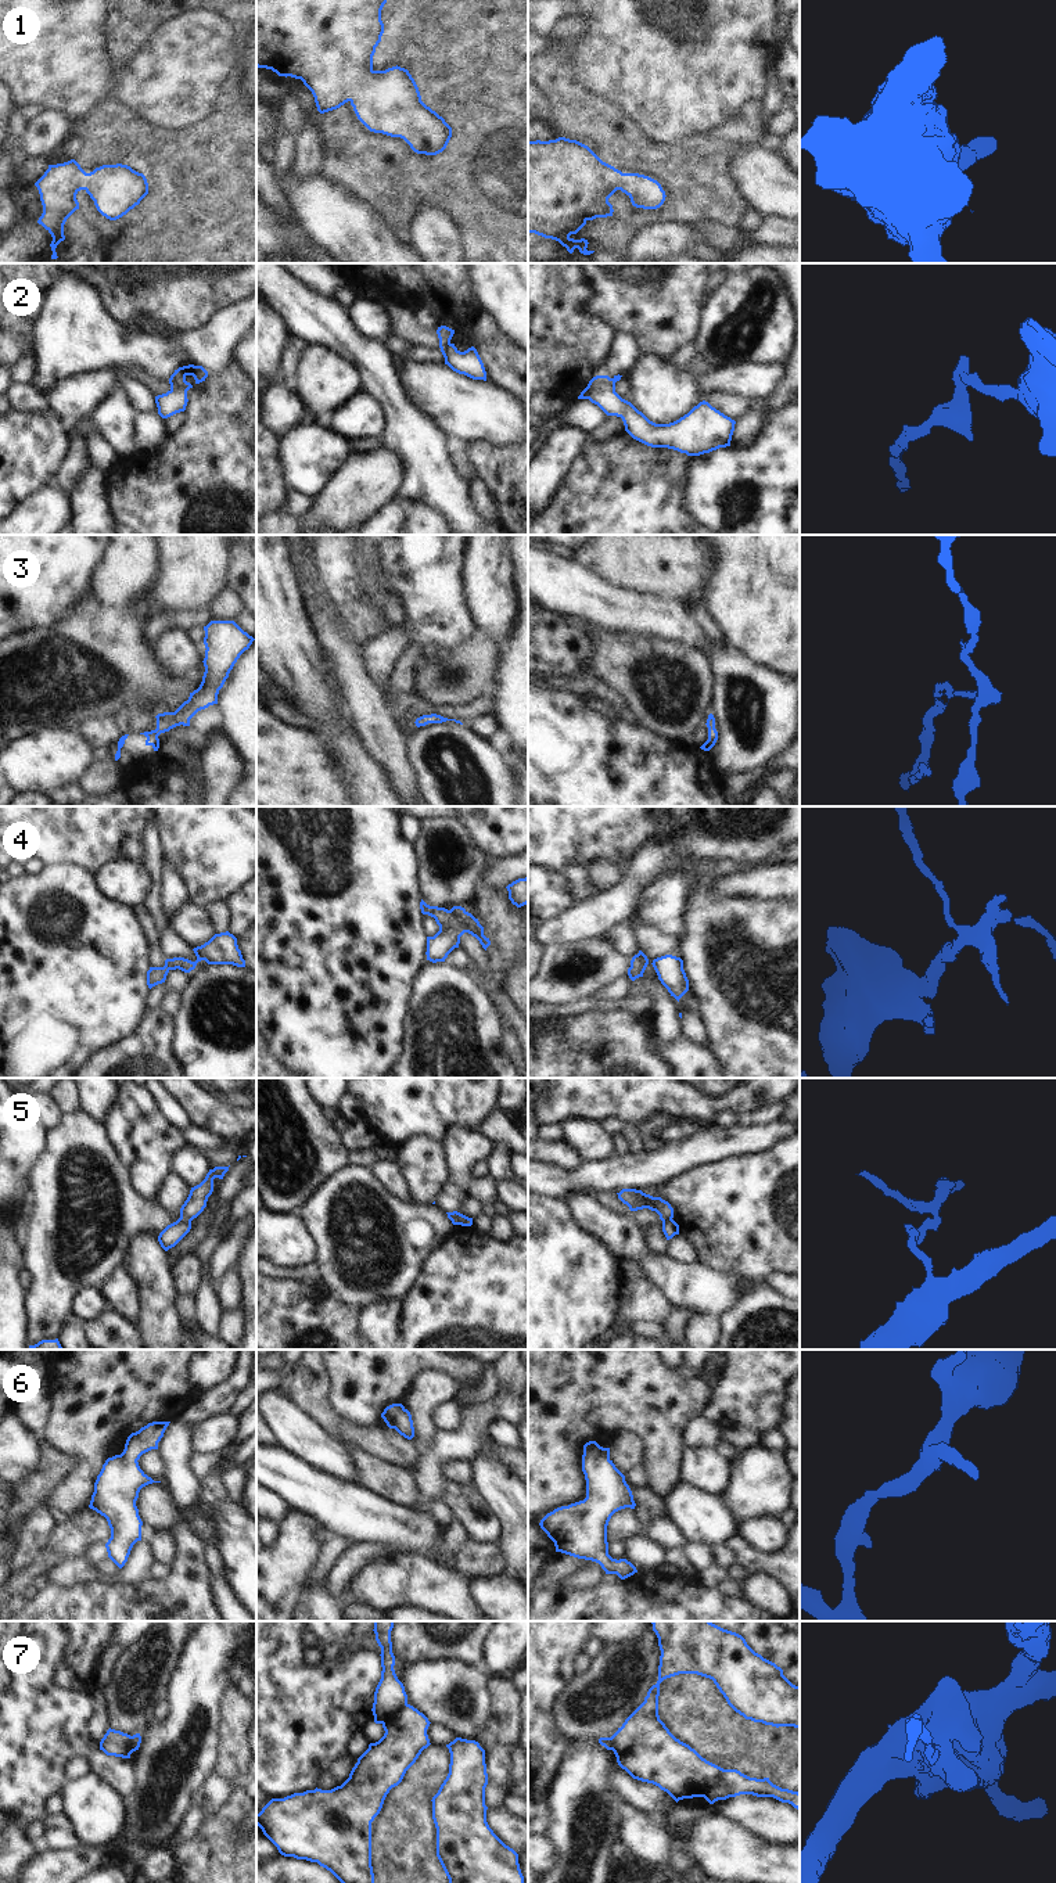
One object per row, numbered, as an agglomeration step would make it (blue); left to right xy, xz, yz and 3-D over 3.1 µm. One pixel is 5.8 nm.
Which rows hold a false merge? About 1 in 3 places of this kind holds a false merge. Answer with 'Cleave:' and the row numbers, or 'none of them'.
Cleave: 2, 5, 7

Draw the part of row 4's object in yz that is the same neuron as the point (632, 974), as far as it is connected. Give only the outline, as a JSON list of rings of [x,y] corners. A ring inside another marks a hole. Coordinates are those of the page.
[[[639,951],[639,953],[635,955],[631,960],[631,967],[628,969],[629,978],[635,981],[636,978],[643,977],[647,964],[647,956],[642,951]]]

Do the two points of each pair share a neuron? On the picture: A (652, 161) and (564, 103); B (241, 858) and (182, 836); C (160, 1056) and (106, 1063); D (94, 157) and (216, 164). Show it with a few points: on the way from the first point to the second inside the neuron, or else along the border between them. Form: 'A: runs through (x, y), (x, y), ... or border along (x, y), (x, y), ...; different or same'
A: runs through (629, 151), (602, 126), (586, 119); same
B: runs through (226, 843), (218, 843), (211, 836), (197, 836); same
C: runs through (146, 1060), (143, 1063), (119, 1063); same
D: runs through (125, 153), (157, 153), (175, 164), (186, 164); same

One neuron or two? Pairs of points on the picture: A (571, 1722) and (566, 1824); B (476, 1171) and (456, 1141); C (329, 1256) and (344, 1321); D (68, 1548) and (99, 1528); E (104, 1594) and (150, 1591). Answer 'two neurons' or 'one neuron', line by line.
A: two neurons
B: two neurons
C: two neurons
D: one neuron
E: one neuron

